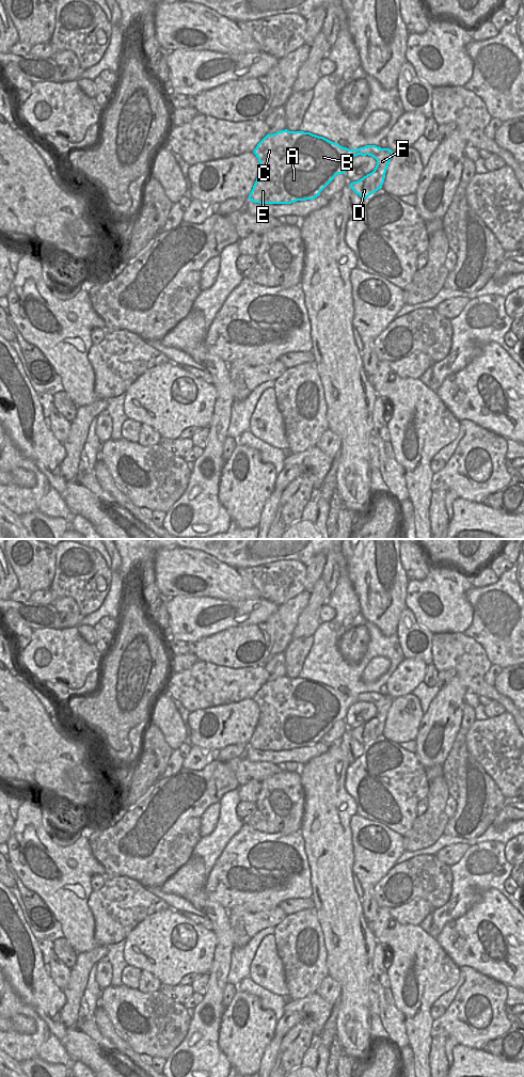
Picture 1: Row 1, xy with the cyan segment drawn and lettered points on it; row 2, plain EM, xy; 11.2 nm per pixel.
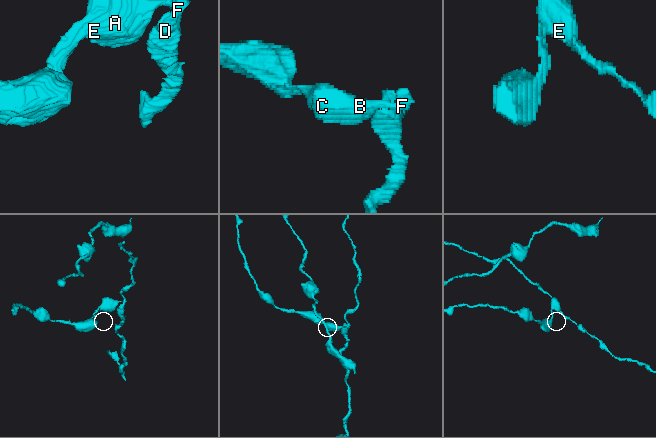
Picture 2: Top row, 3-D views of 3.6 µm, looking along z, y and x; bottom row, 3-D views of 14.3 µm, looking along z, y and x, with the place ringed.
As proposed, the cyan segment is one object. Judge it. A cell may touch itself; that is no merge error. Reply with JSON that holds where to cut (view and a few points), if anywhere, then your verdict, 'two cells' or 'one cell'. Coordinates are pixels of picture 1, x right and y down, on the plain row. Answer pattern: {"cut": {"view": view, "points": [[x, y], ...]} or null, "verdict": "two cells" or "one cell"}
{"cut": {"view": "xy", "points": [[382, 695], [368, 701]]}, "verdict": "two cells"}

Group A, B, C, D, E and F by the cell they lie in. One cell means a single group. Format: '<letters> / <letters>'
A B C E / D F

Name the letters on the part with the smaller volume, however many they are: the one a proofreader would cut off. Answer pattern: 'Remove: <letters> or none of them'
Remove: D, F

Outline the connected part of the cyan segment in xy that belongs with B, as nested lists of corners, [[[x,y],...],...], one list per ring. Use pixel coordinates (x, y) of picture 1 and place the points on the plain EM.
[[[287,676],[267,681],[254,696],[260,715],[249,742],[259,750],[291,750],[297,747],[314,746],[338,720],[345,720],[349,708],[359,701],[366,702],[381,698],[376,692],[349,696],[323,683],[304,678]]]

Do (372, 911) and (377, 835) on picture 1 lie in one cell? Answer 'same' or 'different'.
same

